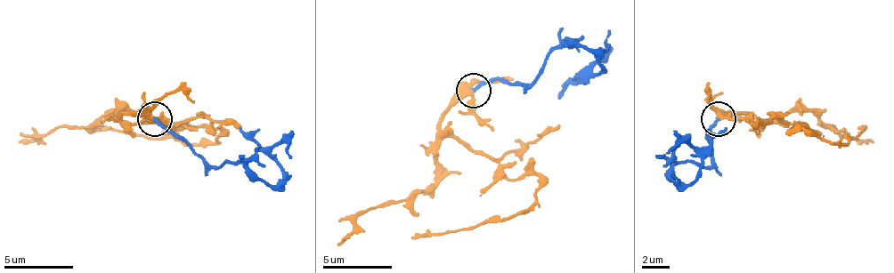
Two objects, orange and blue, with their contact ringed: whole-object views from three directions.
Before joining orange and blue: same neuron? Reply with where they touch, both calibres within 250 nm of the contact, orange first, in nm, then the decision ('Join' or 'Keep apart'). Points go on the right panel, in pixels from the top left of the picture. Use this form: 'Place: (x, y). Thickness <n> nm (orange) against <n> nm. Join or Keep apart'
Place: (718, 118). Thickness 360 nm (orange) against 240 nm. Join

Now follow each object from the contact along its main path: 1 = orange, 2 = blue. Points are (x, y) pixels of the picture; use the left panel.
1: (156, 117), (125, 114), (121, 117), (214, 132), (221, 135), (190, 145), (93, 128)
2: (156, 117), (180, 135), (211, 165), (239, 163), (272, 187), (283, 176), (272, 152), (280, 141), (290, 159)

